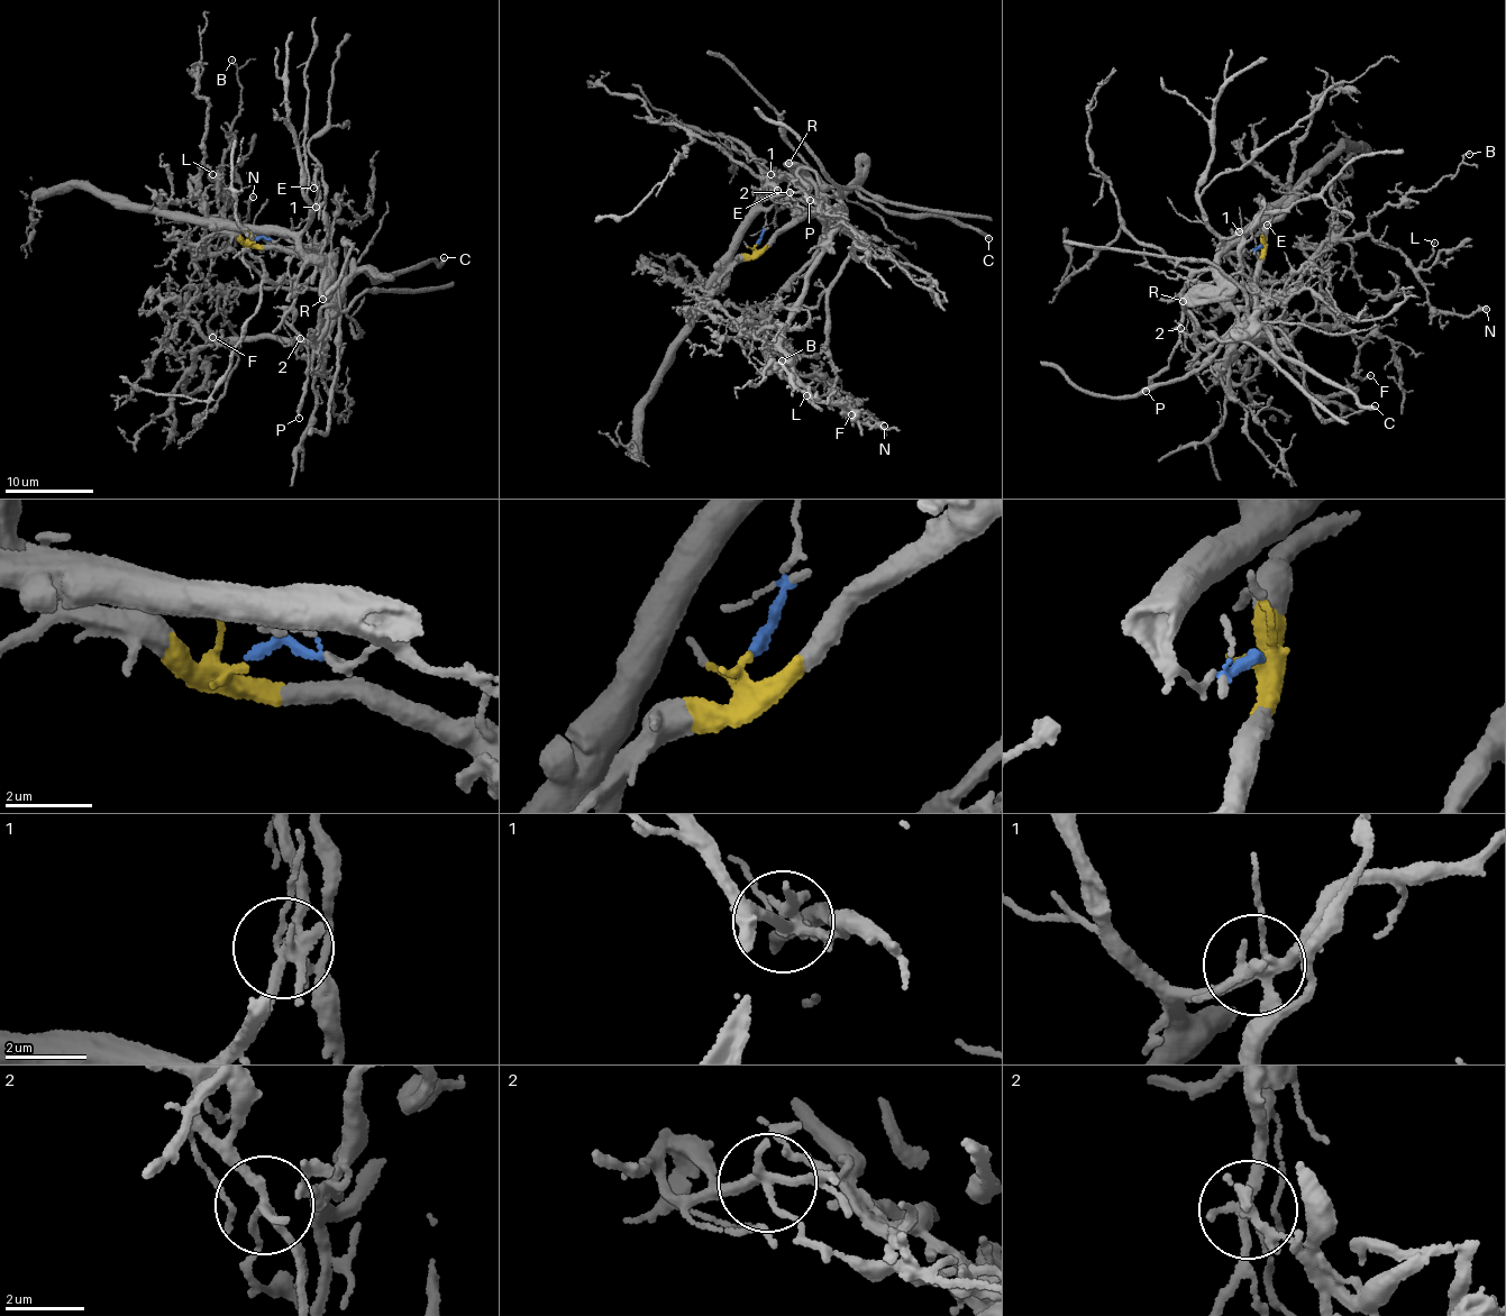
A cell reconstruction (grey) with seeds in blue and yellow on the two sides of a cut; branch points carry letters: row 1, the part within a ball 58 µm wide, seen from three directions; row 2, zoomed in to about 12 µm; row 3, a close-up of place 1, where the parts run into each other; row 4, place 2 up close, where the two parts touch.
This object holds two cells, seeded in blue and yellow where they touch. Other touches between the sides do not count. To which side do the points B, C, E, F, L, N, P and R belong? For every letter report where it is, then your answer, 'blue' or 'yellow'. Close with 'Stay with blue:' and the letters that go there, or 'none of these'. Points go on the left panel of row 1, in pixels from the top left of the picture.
B: at (231, 60); yellow
C: at (444, 257); yellow
E: at (313, 188); blue
F: at (212, 337); yellow
L: at (212, 174); yellow
N: at (253, 197); yellow
P: at (299, 418); blue
R: at (322, 299); blue
Stay with blue: E, P, R

